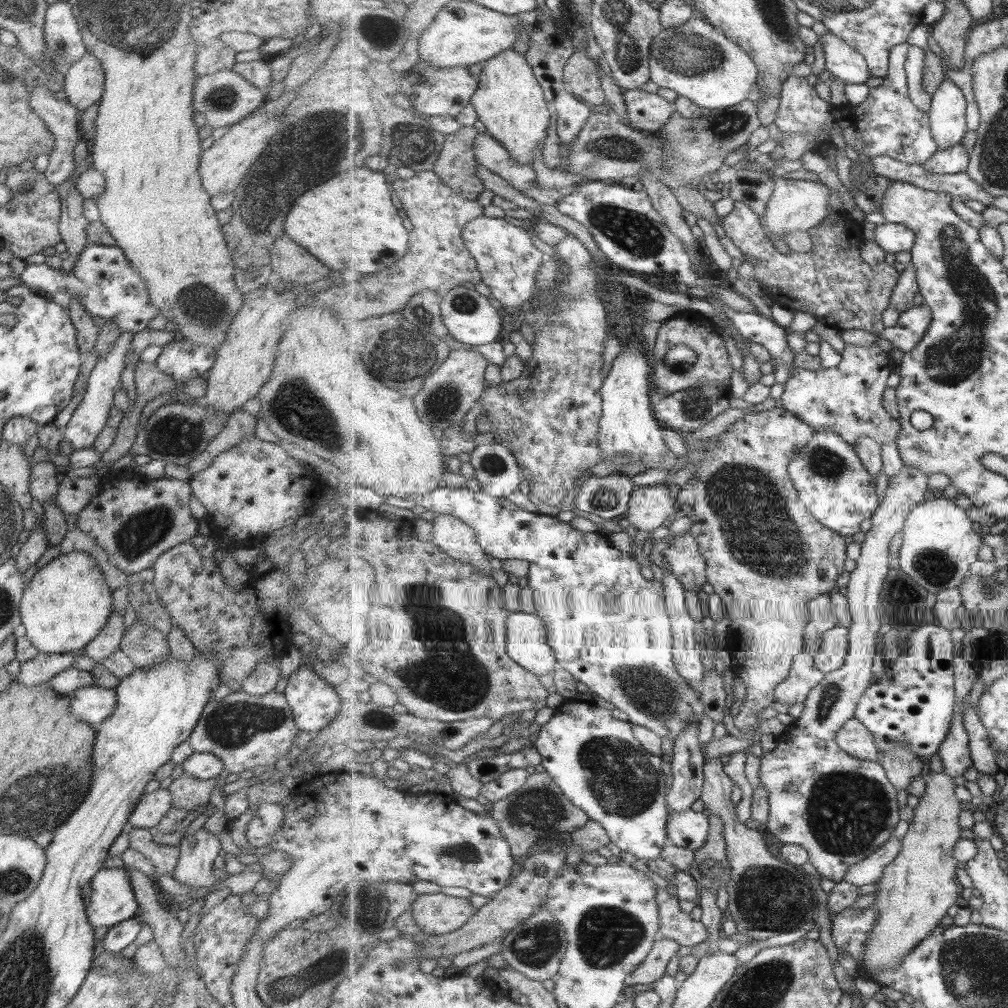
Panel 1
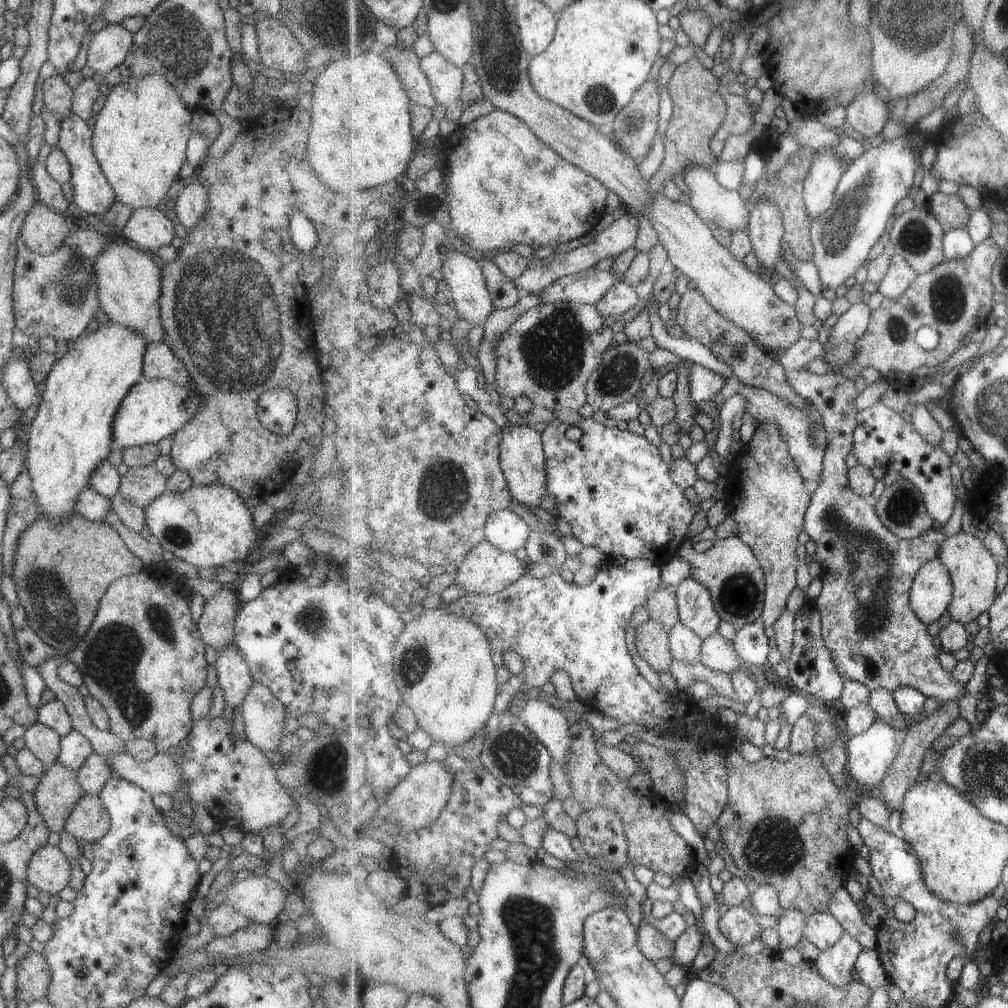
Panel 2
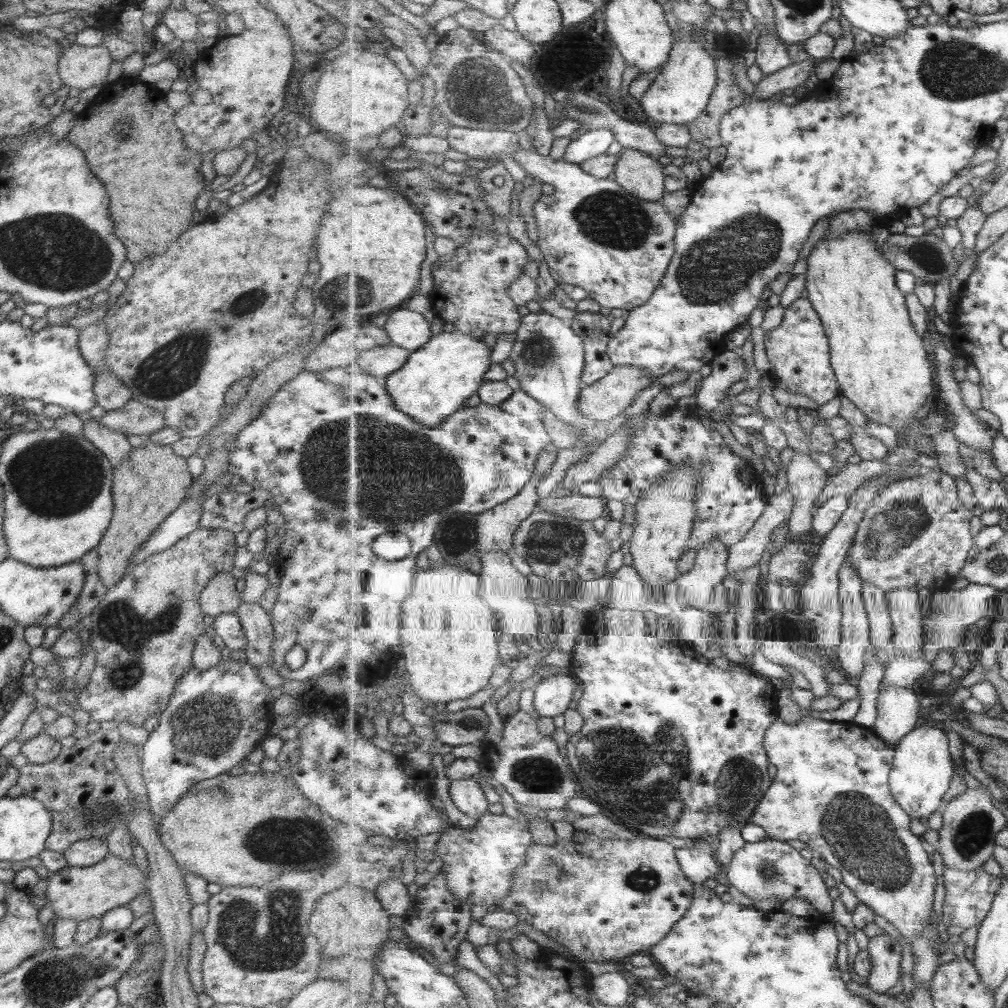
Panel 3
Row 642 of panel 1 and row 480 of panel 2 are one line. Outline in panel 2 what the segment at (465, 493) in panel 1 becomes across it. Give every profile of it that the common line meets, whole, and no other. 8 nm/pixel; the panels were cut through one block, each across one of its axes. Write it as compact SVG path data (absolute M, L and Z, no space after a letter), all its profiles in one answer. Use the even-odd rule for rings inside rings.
M593 418L582 419L577 426L582 431L582 437L573 442L565 436L567 428L569 427L565 422L554 419L547 424L548 427L542 432L542 440L547 456L547 472L548 472L548 492L558 500L556 507L559 514L565 519L573 528L574 537L583 547L590 546L600 551L607 557L621 556L628 561L635 560L649 560L655 565L662 566L664 562L669 562L672 558L678 555L682 548L683 542L687 539L687 532L689 532L689 524L693 522L693 516L697 514L697 508L694 508L696 503L691 503L685 496L684 489L674 482L672 477L670 464L667 464L659 452L659 448L652 444L644 435L634 434L629 430L619 430L619 428L603 426L602 423L596 422Z

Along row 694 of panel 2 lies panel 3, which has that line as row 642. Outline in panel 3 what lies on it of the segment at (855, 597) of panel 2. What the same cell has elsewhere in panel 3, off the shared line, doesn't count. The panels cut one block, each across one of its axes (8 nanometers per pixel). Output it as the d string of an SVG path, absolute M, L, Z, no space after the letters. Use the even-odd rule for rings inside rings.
M973 583L965 590L947 589L934 593L931 597L931 614L925 616L925 643L923 644L923 658L931 664L935 656L943 649L956 649L966 644L966 634L971 626L981 618L991 618L997 604L997 598L1002 592L995 587Z

